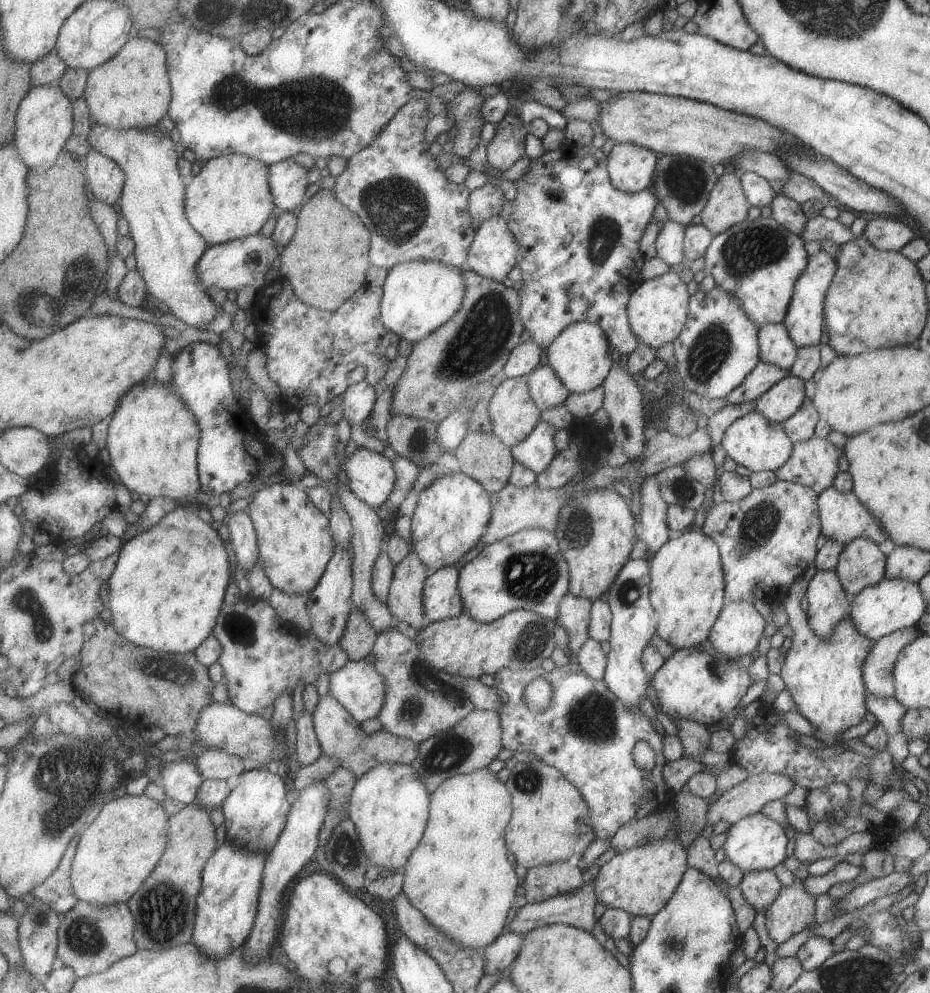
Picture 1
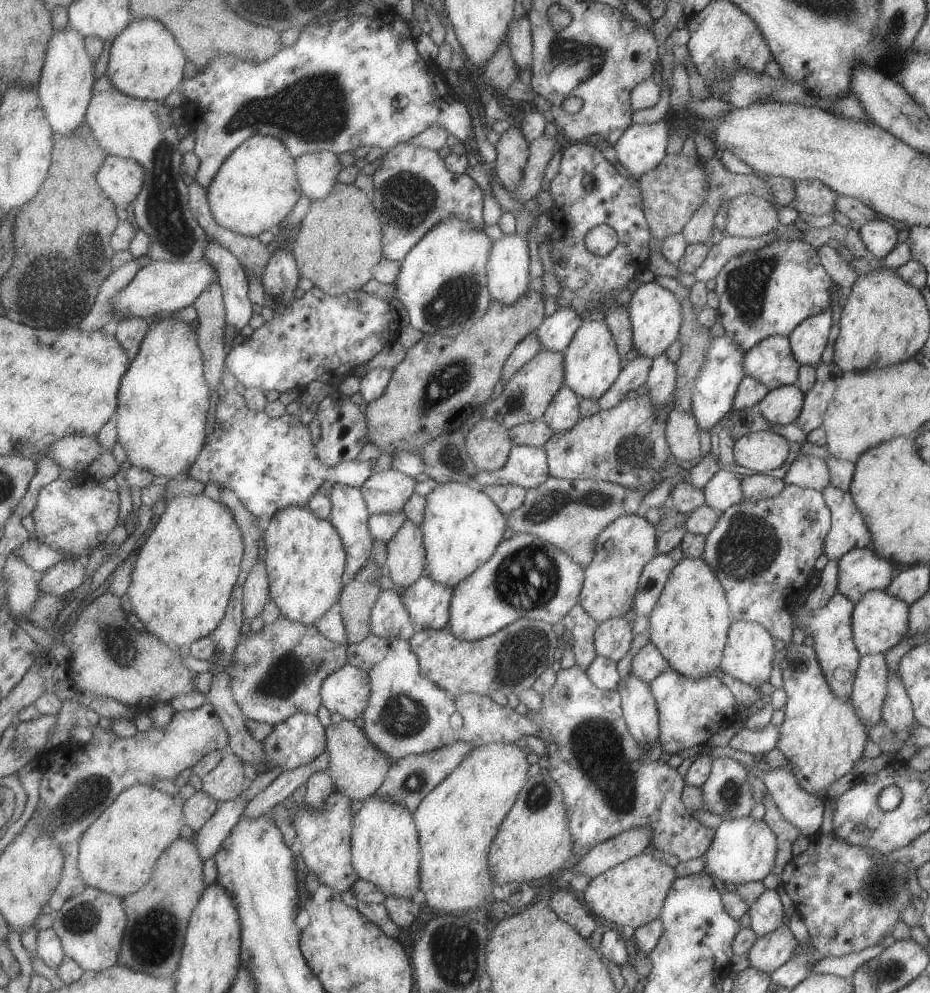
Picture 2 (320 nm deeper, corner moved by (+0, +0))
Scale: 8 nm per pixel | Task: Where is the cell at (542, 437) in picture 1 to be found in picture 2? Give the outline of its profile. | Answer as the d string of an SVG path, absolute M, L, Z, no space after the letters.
M515 444L508 463L493 472L479 471L475 480L483 486L517 485L527 490L541 486L550 477L548 454L544 447Z

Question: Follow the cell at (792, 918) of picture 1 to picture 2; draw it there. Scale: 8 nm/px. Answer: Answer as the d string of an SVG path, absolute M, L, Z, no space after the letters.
M781 924L755 939L746 953L748 966L769 974L791 958L796 943L788 925Z

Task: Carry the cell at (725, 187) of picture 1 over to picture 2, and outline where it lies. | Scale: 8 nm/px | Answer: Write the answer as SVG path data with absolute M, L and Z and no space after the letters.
M753 194L739 195L728 203L725 232L732 237L758 237L776 229L780 222L775 204Z

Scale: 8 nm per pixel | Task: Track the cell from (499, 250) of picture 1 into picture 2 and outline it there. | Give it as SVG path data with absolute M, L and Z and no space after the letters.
M515 233L494 242L488 262L488 285L495 301L513 306L531 284L529 238Z

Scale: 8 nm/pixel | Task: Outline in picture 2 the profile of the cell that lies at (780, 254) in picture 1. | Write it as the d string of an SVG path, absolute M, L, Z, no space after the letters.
M773 241L756 251L745 251L730 258L714 278L714 292L719 299L717 317L724 334L744 353L760 340L771 335L788 337L789 333L806 318L829 309L832 280L818 259L816 250L806 241Z

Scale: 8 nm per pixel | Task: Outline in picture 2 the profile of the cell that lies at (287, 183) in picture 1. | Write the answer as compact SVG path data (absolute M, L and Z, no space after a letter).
M321 151L305 153L296 159L304 195L312 202L327 198L335 190L337 176L344 167L339 155L331 151Z

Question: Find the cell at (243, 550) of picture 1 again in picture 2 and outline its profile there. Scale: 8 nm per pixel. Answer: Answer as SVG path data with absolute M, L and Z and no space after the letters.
M266 561L257 562L244 586L244 617L250 623L271 602L270 574Z

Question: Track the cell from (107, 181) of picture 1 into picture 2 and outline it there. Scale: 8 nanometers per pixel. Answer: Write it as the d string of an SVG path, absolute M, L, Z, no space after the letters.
M111 155L99 171L99 184L116 204L133 204L142 193L145 167L135 159Z

